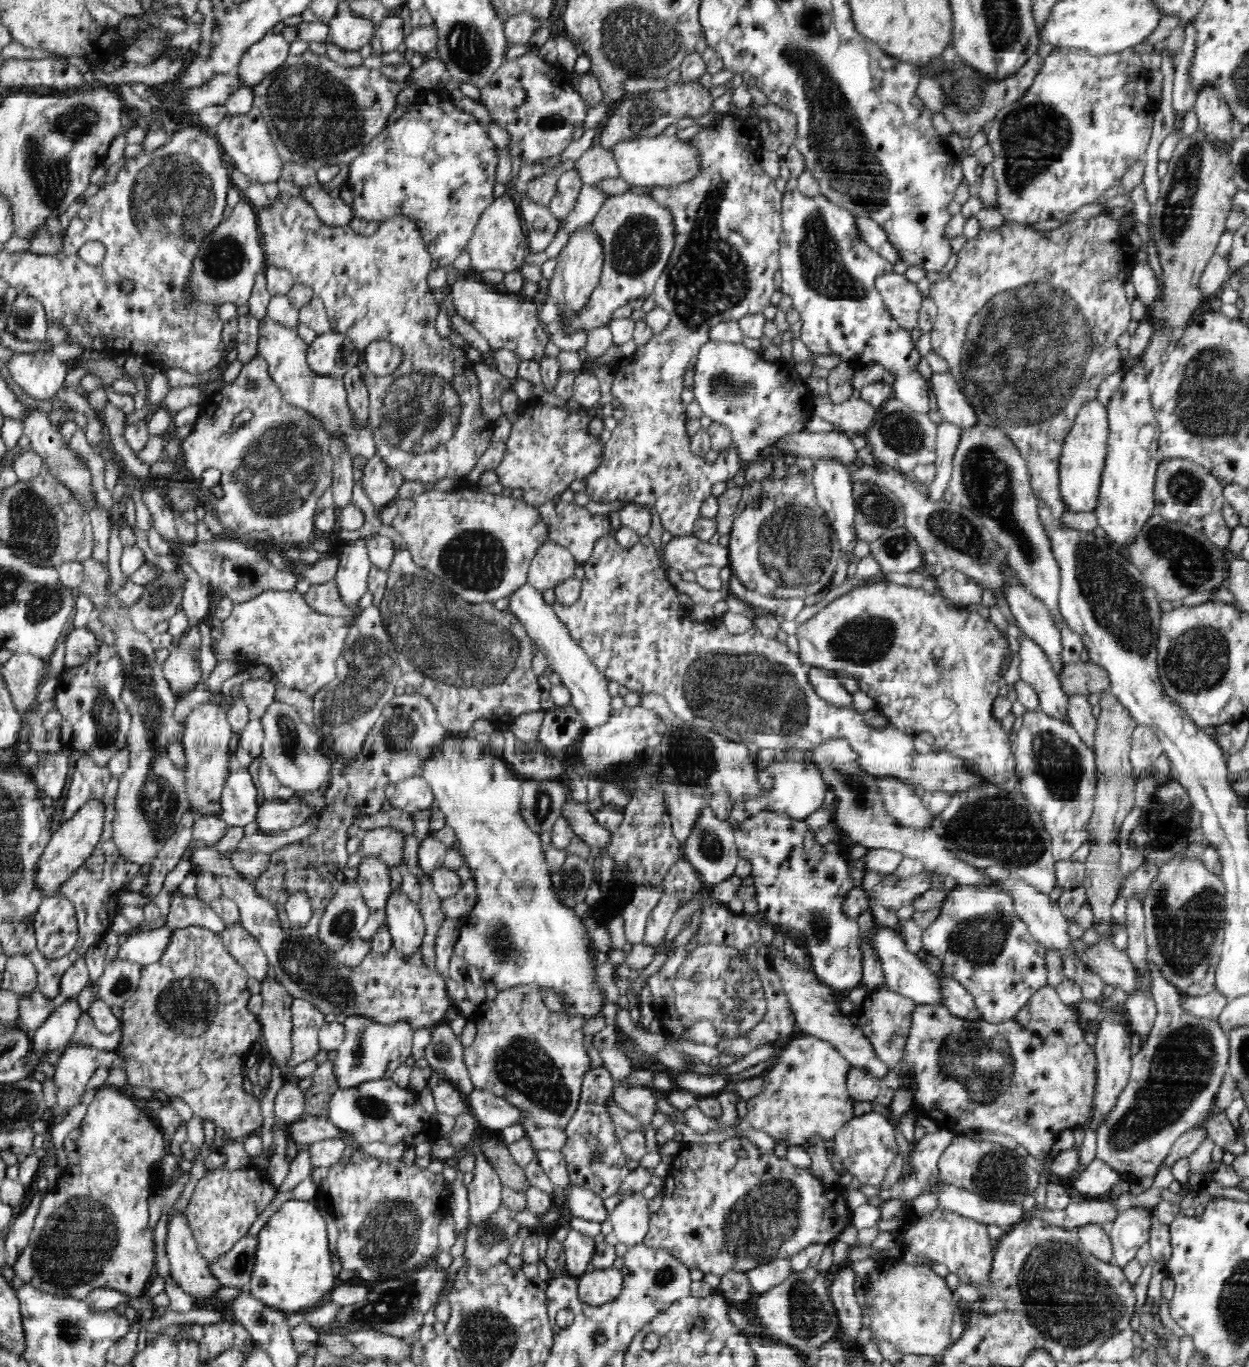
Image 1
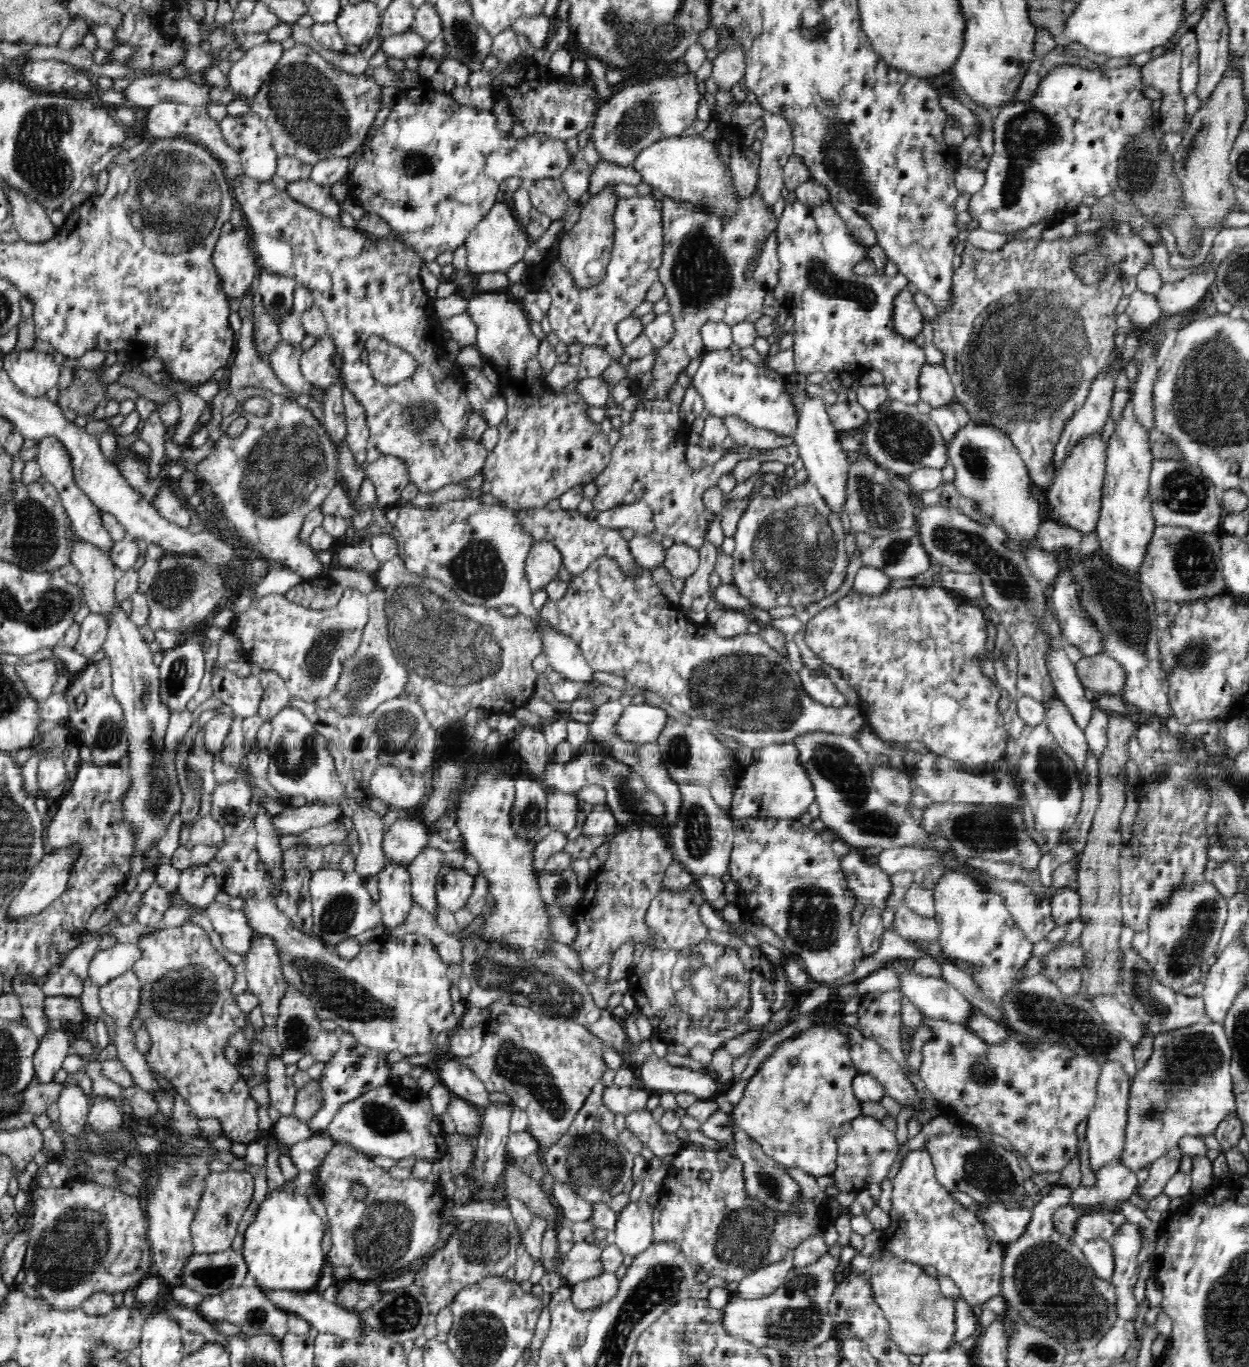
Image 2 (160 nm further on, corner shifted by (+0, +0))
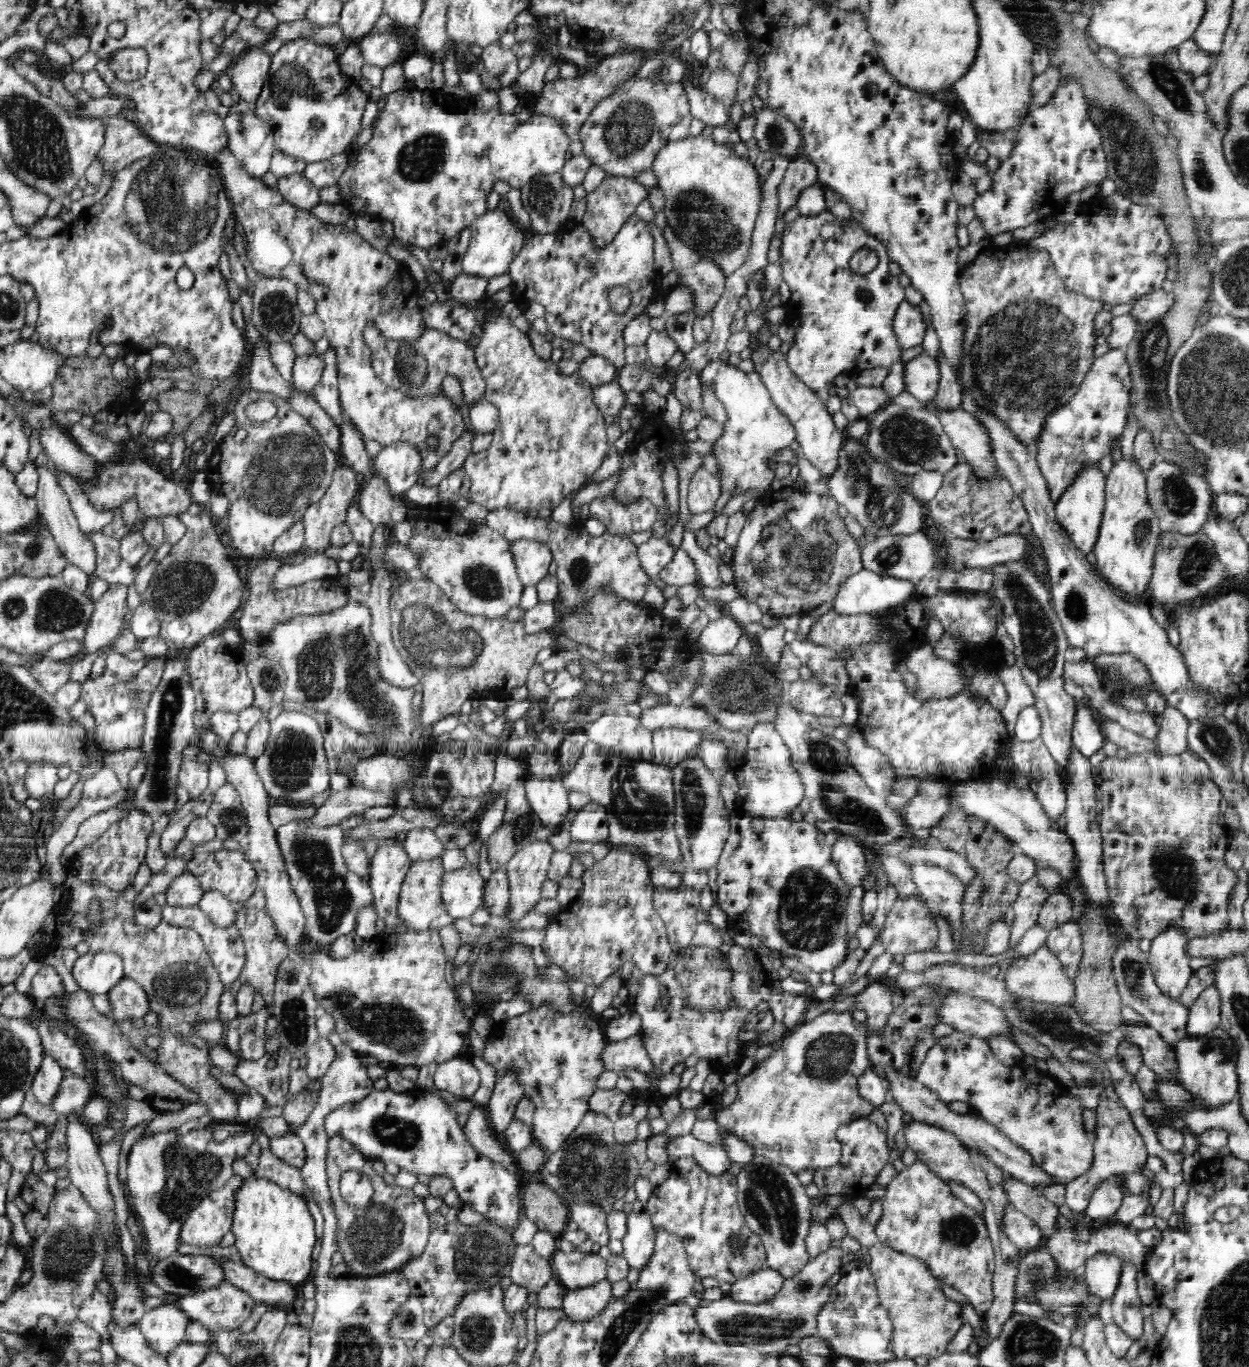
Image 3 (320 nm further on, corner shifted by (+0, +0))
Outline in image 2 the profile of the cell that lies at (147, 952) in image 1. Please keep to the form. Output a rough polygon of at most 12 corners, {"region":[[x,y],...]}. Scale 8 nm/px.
{"region":[[117,943],[90,960],[88,975],[102,987],[141,958],[138,944]]}

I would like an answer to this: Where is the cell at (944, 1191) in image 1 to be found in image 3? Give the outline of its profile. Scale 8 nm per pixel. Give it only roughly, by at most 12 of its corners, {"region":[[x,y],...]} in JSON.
{"region":[[1008,1206],[1002,1231],[1023,1250],[1046,1240],[1039,1226],[1025,1213]]}

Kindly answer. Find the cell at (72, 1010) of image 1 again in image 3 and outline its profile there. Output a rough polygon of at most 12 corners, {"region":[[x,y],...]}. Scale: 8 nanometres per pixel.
{"region":[[44,1056],[35,1074],[32,1094],[50,1107],[63,1079],[62,1069]]}

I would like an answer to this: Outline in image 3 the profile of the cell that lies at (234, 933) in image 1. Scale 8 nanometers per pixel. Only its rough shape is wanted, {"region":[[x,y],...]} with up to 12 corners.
{"region":[[205,891],[198,908],[221,928],[236,926],[238,904]]}

